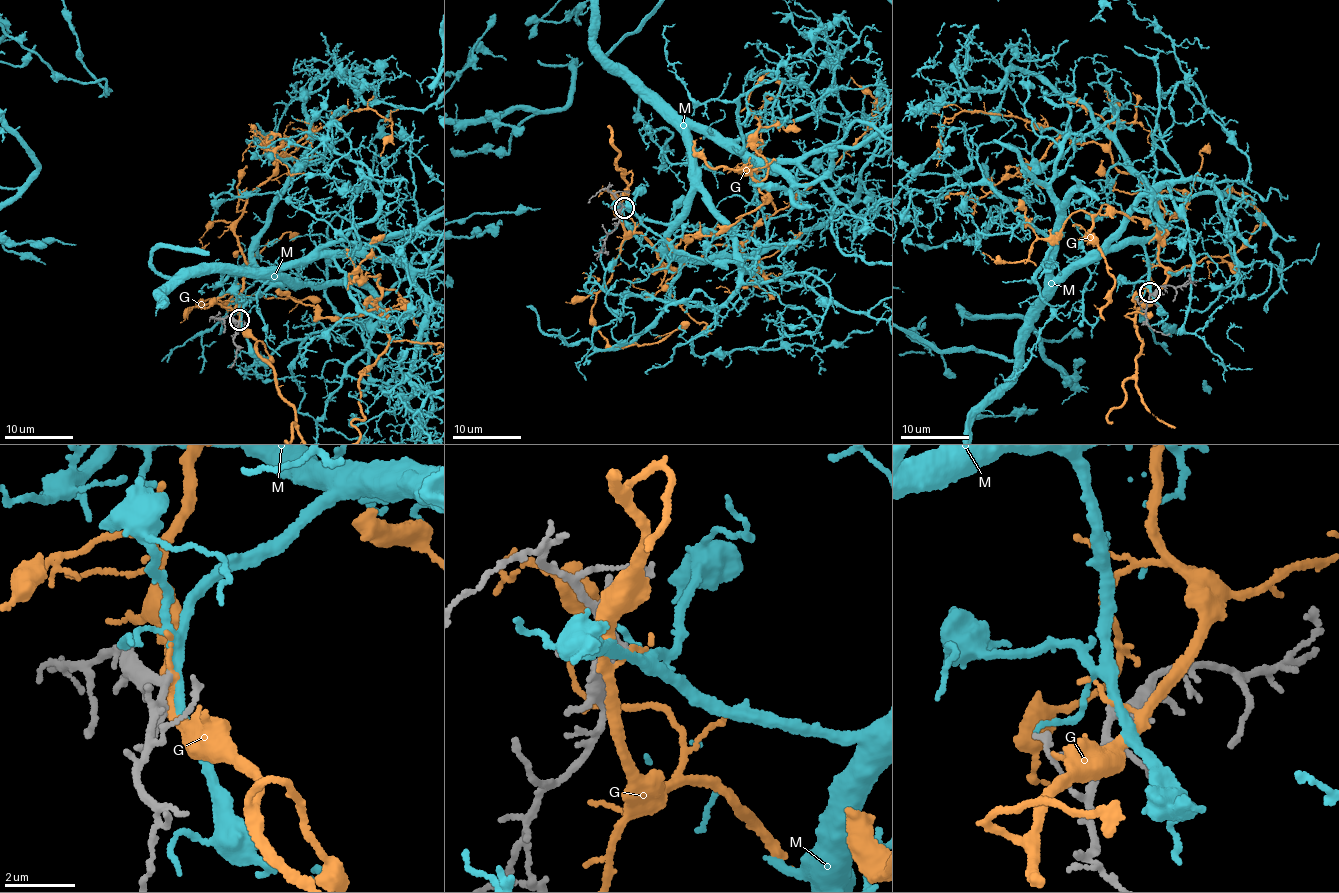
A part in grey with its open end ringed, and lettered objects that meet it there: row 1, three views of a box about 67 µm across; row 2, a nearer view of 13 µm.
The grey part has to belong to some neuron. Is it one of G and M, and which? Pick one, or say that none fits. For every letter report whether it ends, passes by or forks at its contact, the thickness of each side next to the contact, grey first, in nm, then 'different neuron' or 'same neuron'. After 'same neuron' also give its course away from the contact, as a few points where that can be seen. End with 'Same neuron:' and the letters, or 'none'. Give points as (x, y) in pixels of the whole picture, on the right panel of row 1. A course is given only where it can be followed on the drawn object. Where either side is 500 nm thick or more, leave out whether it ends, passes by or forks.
G: it forks there; 180 nm thick on the grey side, 110 nm on the other; different neuron
M: it forks there; 190 nm thick on the grey side, 240 nm on the other; same neuron
Same neuron: M

